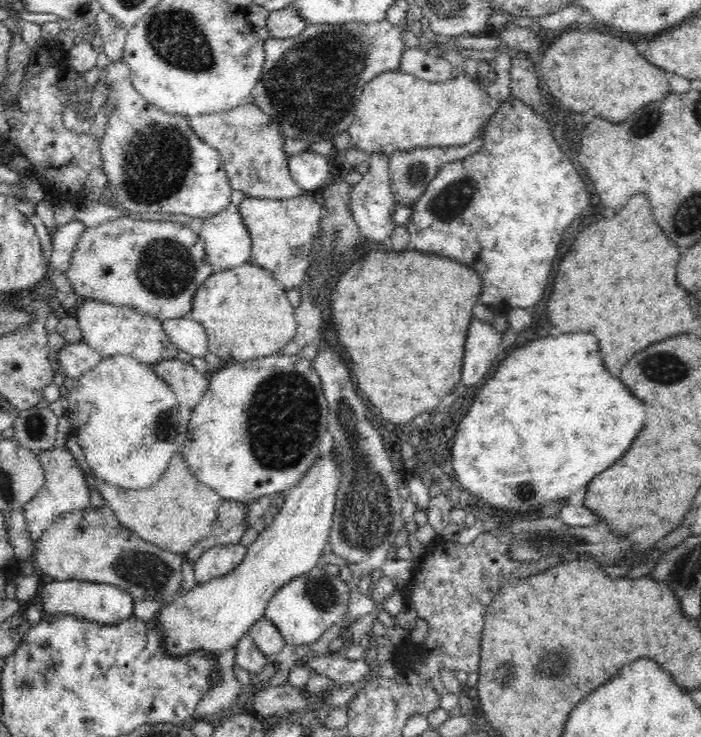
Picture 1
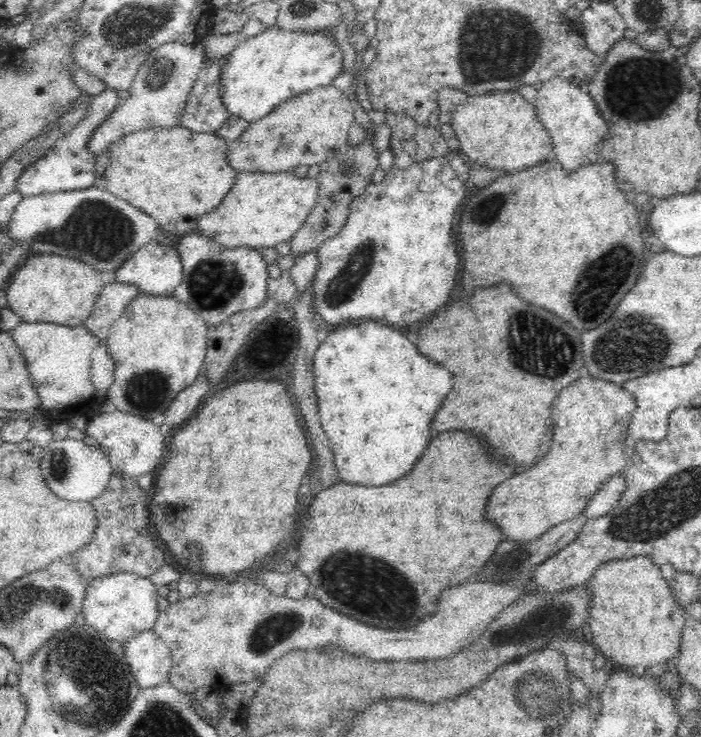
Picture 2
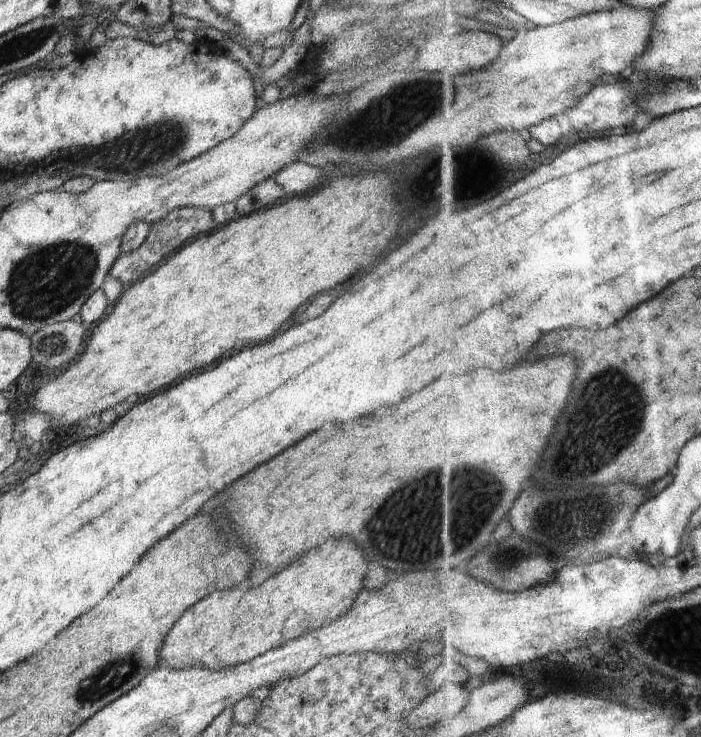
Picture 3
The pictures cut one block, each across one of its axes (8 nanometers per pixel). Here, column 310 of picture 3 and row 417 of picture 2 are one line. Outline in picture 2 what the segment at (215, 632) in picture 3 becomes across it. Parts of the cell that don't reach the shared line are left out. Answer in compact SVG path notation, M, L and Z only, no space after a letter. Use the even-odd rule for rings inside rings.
M584 376L570 384L558 394L552 406L550 422L554 428L554 438L550 452L538 464L494 488L486 506L486 520L492 520L502 530L504 540L516 543L536 540L553 526L583 514L588 501L600 490L602 483L608 477L620 474L629 465L629 459L622 450L629 436L627 430L634 410L635 398L620 384L593 376Z

